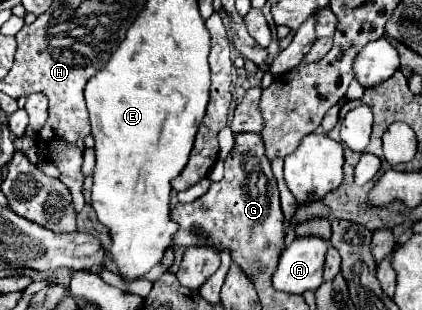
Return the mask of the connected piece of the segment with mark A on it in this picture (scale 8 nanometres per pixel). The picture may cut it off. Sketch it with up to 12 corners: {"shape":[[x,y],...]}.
{"shape":[[295,239],[279,257],[273,287],[315,291],[327,241]]}

